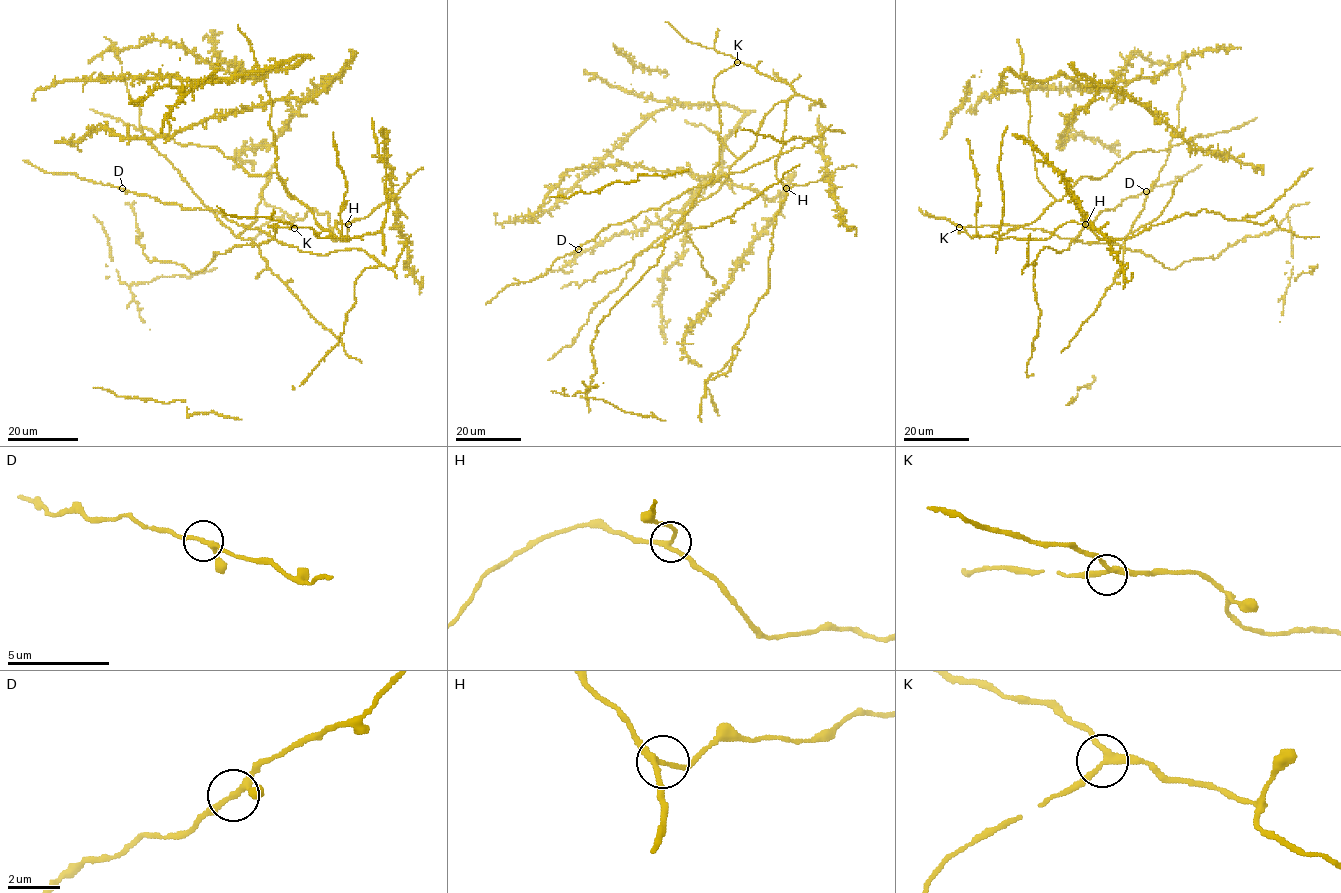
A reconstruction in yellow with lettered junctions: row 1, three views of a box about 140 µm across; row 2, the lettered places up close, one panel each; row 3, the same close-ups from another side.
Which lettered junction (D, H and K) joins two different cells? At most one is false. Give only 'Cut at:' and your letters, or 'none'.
Cut at: none

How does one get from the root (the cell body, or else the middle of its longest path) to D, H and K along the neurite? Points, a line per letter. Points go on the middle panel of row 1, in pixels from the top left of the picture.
D: (720, 139), (740, 158), (795, 92), (742, 62), (722, 70), (717, 180), (577, 249)
H: (720, 139), (740, 158), (755, 144), (764, 117), (775, 104), (785, 101), (785, 129), (776, 172), (786, 188)
K: (720, 139), (740, 158), (752, 148), (762, 119), (773, 106), (795, 93), (784, 82), (737, 62)

